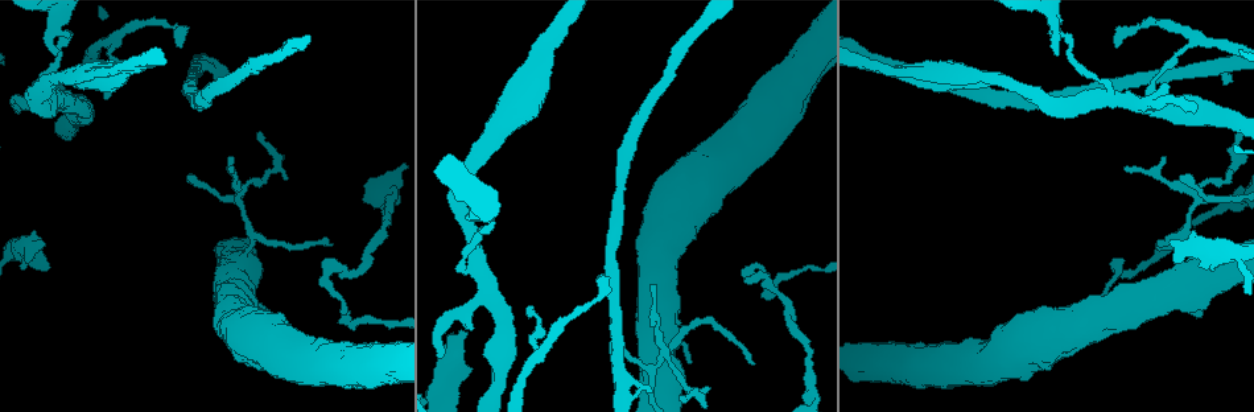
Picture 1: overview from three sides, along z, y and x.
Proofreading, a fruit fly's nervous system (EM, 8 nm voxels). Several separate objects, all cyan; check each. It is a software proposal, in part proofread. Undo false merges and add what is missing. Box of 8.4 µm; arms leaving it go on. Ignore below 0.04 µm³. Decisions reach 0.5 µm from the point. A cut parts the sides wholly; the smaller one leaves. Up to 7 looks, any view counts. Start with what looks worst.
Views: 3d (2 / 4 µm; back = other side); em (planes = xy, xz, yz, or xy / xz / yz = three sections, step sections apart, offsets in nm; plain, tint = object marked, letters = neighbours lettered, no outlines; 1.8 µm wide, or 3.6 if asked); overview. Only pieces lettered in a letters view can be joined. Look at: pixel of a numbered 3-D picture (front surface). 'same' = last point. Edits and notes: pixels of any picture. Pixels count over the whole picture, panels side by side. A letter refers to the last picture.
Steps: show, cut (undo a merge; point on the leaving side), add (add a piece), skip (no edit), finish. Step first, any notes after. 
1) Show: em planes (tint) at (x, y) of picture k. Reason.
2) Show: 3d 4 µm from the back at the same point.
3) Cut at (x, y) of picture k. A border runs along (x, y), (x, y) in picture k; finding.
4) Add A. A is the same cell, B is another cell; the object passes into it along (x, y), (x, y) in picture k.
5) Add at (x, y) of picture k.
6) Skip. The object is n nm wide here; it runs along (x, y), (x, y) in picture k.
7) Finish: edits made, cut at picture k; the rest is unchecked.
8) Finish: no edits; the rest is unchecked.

Show: 3d 2 µm at (467, 375) of picture 1.

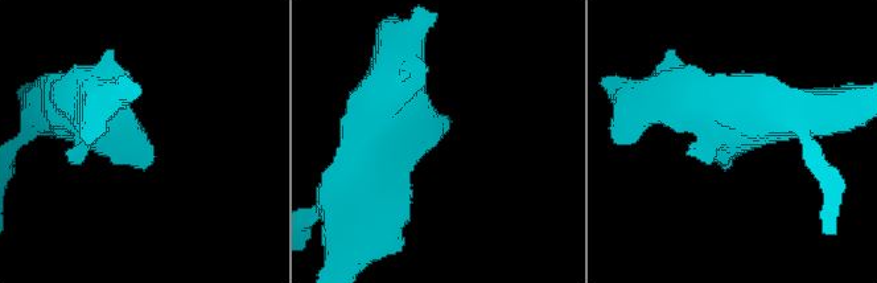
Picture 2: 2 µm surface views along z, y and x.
Show: em planes (tint) at (730, 165) of picture 2.

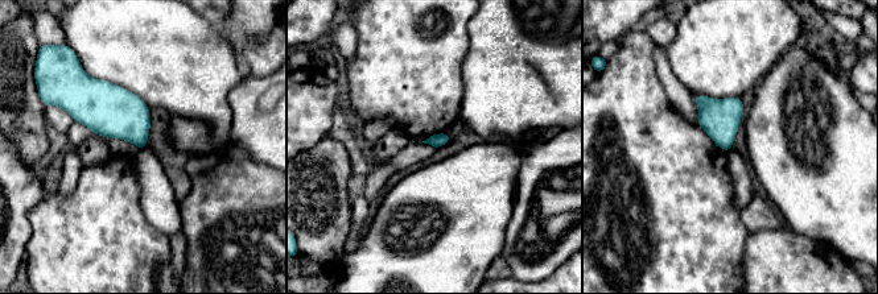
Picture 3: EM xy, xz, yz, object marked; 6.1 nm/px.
Show: em planes (letters) at the same point.

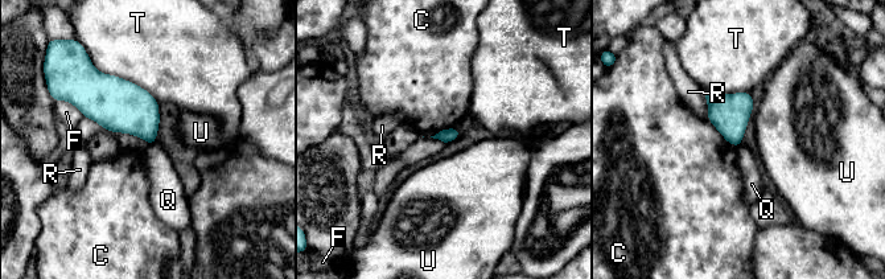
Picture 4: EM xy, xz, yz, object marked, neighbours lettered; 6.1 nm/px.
Skip. C, F, Q, R, T and U are other cells; a border runs along (153, 142), (148, 146) in picture 4; no lettered piece goes on from it.

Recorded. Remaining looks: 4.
Show: em xy step 16 (tint) at (651, 393) of picture 1. An open end.

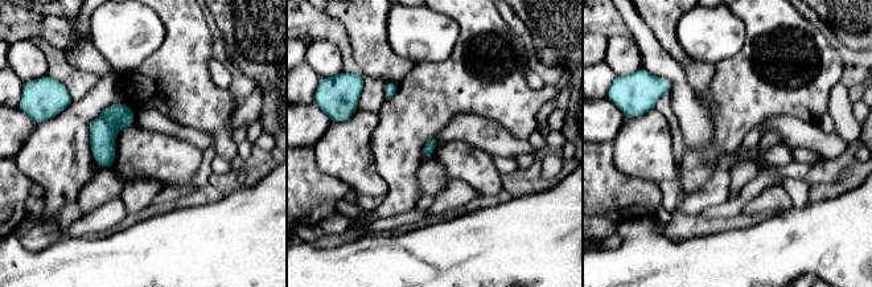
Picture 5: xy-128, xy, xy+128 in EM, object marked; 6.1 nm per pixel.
Show: em yz step 16 (letters) at the same point. Cut it another way.

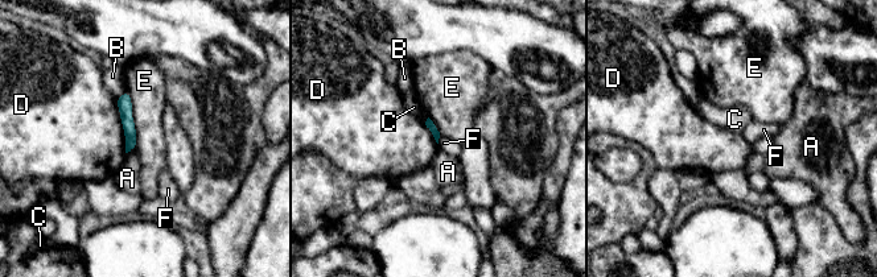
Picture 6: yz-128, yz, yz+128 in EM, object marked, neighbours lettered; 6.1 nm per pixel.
Skip. A, B, C, D, E and F are other cells; a border runs along (440, 135), (437, 143) in picture 6; none of them fits.

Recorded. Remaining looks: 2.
Show: 3d 2 µm at (1194, 109) of picture 1. Branch stops here.

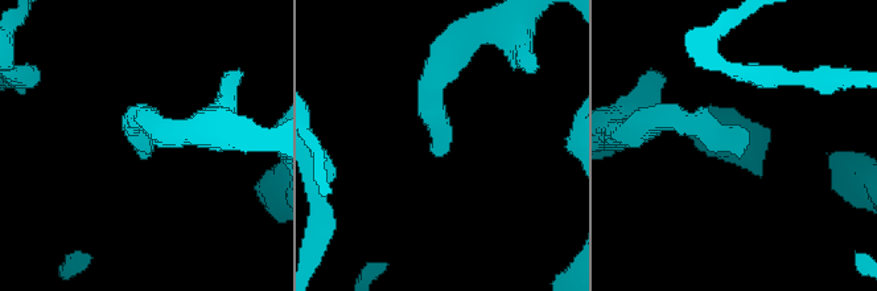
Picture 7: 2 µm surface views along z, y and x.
Show: em 3.6 µm planes (letters) at (744, 153) of picture 7.

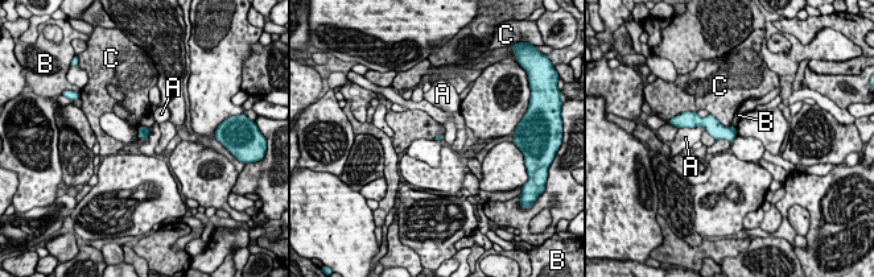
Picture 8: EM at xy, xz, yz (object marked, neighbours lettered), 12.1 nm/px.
Skip. A, B and C are other cells; a border runs along (709, 114), (724, 125), (730, 125) in picture 8; none of them fits.

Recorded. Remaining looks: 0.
Finish: no edits; the rest is unchecked.

